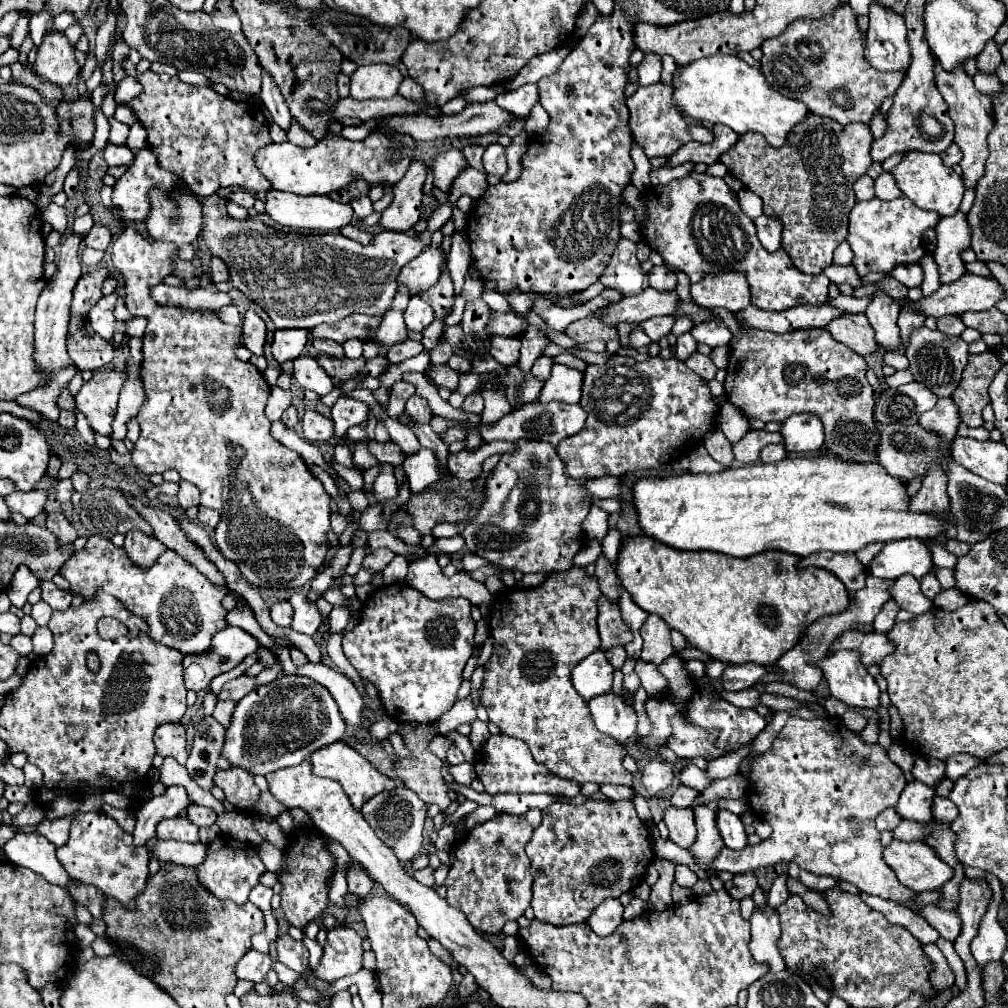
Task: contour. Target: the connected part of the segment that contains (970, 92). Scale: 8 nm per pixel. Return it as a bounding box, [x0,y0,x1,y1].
[935,67,993,189]

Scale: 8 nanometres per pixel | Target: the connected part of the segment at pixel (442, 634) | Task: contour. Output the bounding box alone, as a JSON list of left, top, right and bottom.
[343,583,475,723]

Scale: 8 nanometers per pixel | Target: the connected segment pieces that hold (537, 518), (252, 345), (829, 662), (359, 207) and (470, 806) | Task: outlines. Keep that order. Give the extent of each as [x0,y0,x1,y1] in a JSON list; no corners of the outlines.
[[461,441,591,573],[243,311,265,355],[819,653,881,709],[349,195,373,217],[443,800,478,827]]

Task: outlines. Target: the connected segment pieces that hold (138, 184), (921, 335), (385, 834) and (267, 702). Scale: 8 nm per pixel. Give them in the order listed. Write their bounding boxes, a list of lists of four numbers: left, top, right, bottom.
[[113,149,183,223],[907,327,967,397],[361,785,427,861],[221,675,345,775]]

